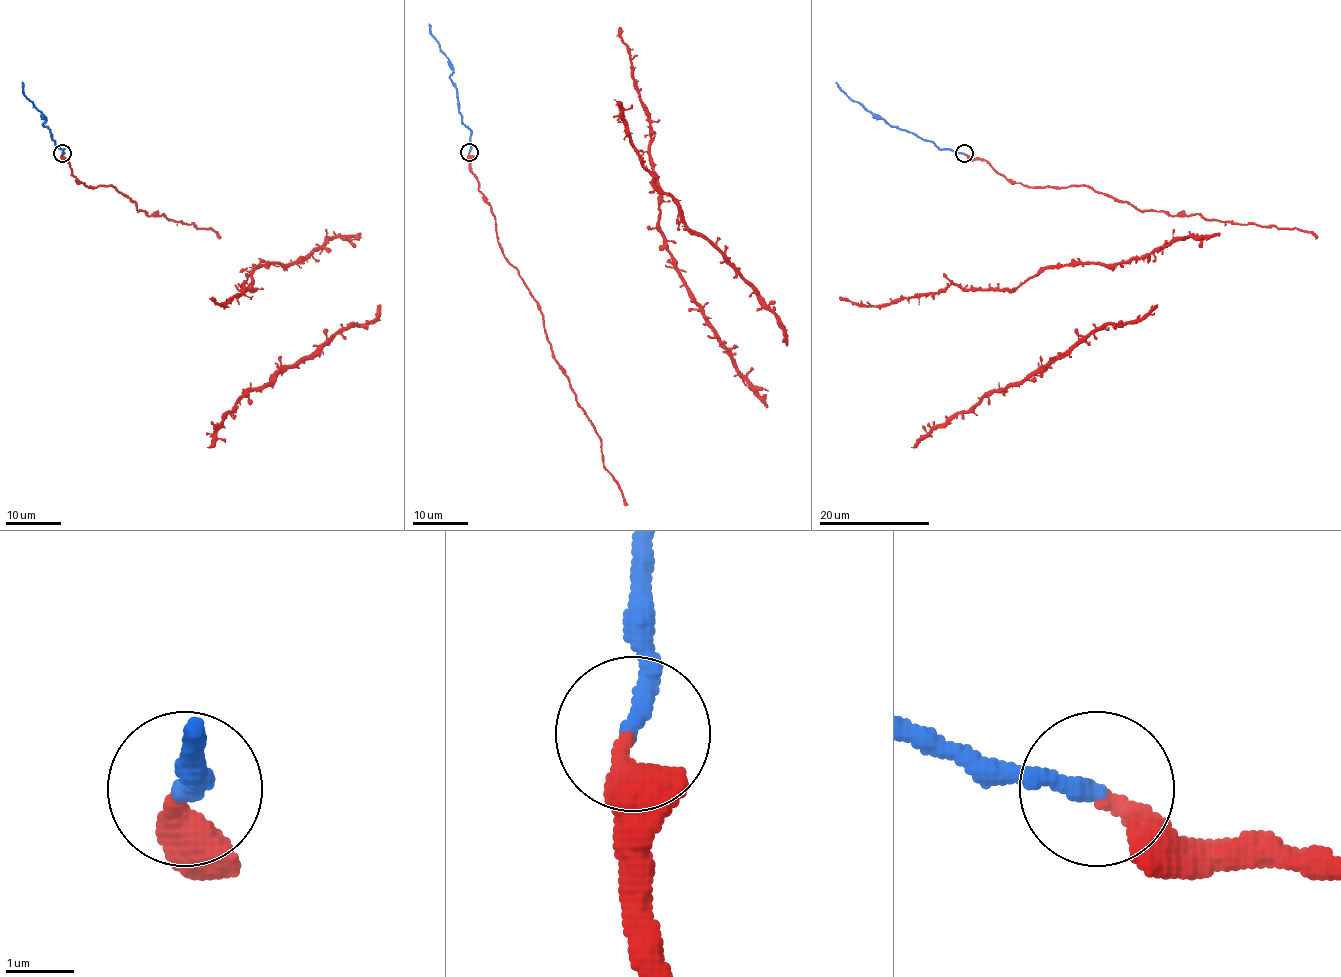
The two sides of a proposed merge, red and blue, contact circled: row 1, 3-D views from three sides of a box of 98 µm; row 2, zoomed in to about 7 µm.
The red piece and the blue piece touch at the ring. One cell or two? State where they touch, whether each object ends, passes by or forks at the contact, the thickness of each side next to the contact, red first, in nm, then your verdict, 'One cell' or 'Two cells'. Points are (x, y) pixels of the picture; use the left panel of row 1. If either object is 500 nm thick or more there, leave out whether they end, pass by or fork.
Place: (62, 153). At the ring red ends. At the ring blue ends. Thickness 360 nm (red) against 280 nm. One cell

